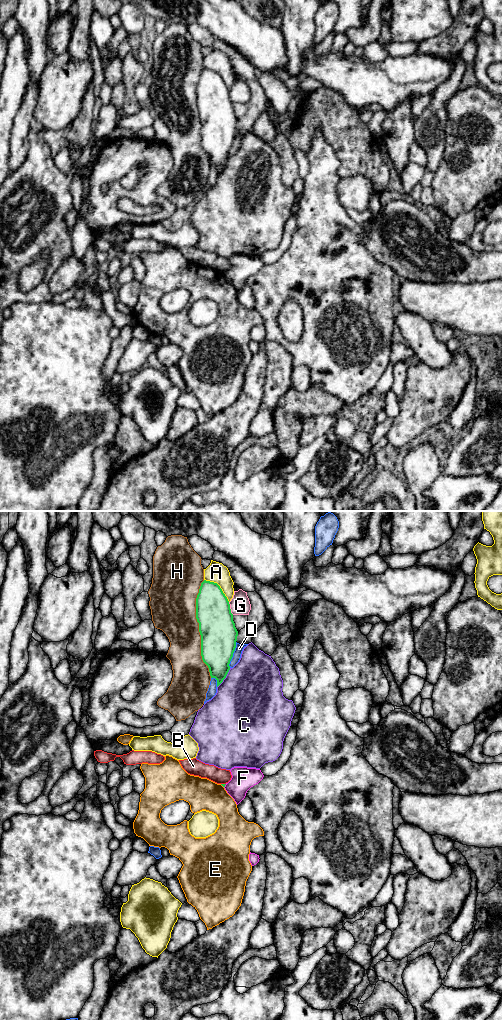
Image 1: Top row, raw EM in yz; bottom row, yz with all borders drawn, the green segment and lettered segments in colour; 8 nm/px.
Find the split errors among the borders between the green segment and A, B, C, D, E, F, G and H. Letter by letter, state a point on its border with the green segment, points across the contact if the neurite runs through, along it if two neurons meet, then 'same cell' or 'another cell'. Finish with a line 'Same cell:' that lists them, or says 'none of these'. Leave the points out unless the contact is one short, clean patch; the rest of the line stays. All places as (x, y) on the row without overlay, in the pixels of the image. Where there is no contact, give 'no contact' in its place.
A: yz (219, 74) | another cell
B: yz (223, 272) | along yz (221, 271), (225, 272) | another cell
C: yz (225, 165) | another cell
D: yz (232, 143) | another cell
E: yz (222, 273) | another cell
F: yz (224, 274) | along yz (226, 272), (224, 275) | another cell
G: yz (229, 96) | another cell
H: yz (199, 117) | another cell
Same cell: none of these

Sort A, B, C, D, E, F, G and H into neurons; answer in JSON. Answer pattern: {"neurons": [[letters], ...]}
{"neurons": [["A"], ["B"], ["C"], ["D"], ["E"], ["F"], ["G"], ["H"]]}

